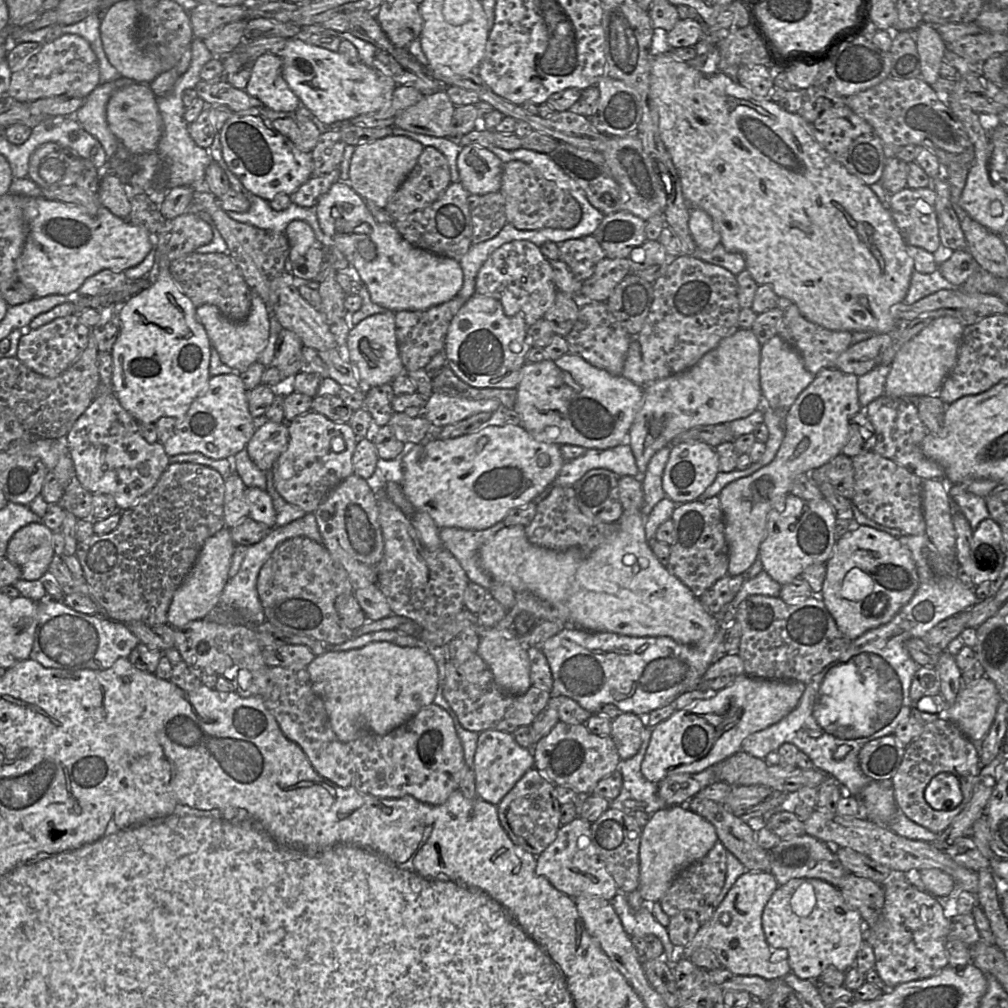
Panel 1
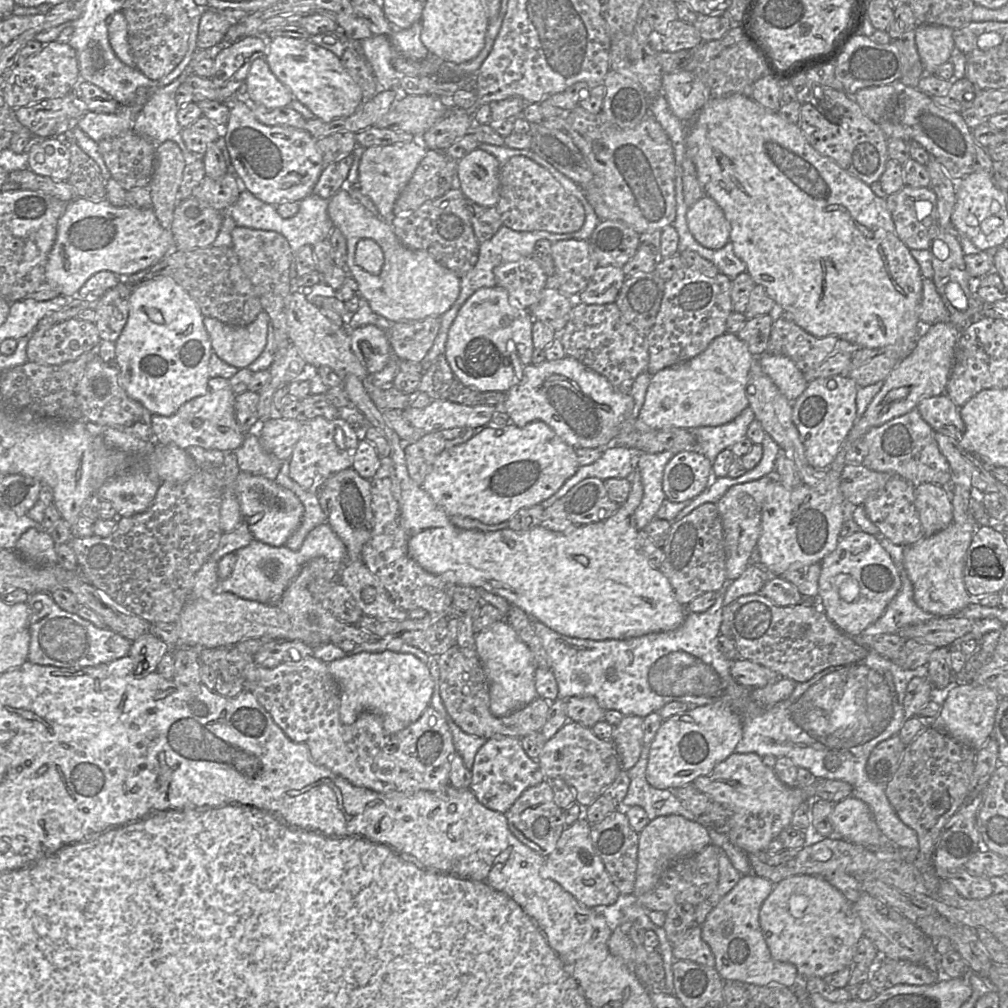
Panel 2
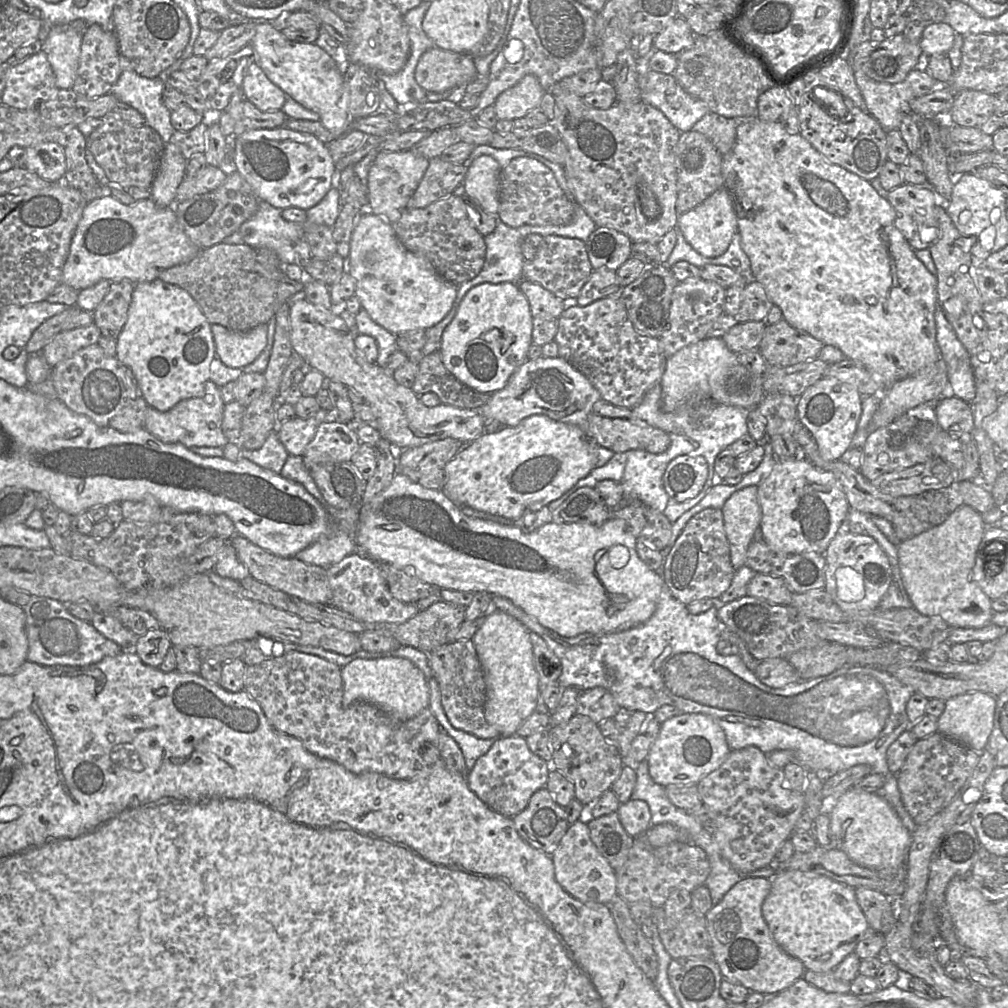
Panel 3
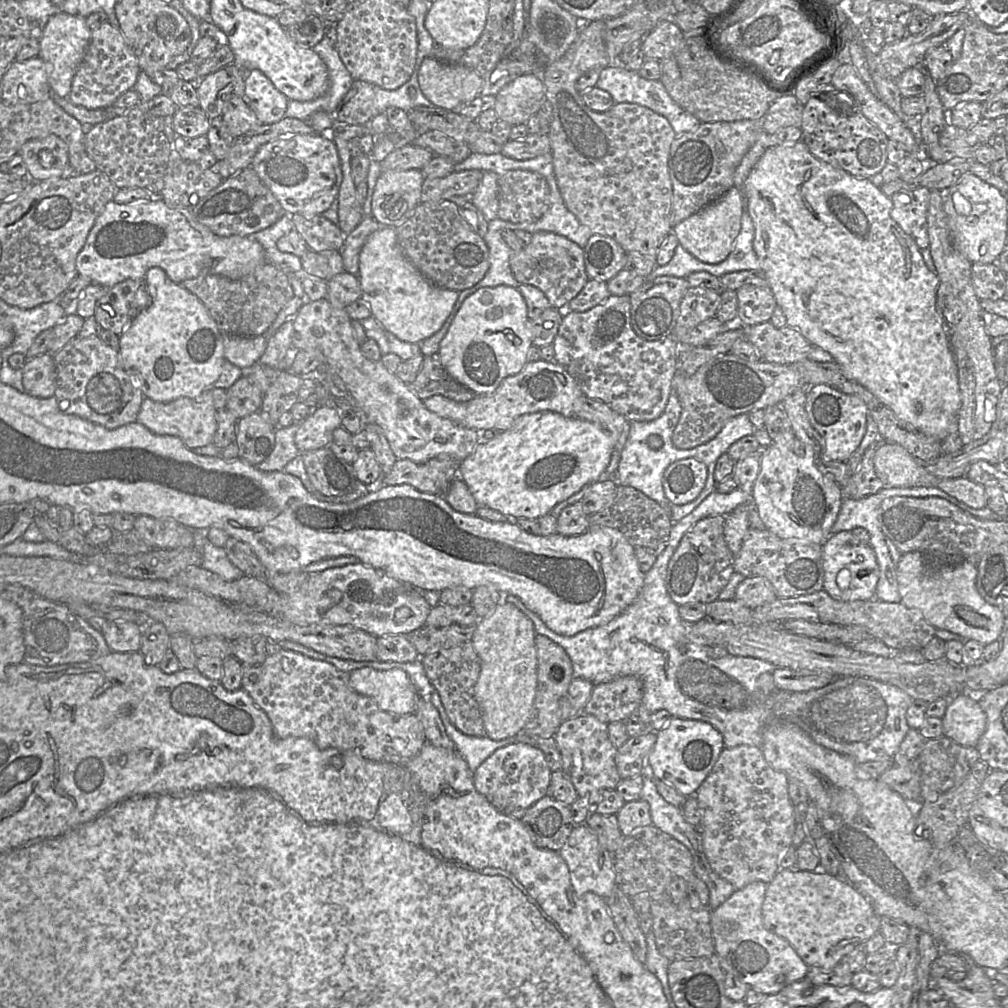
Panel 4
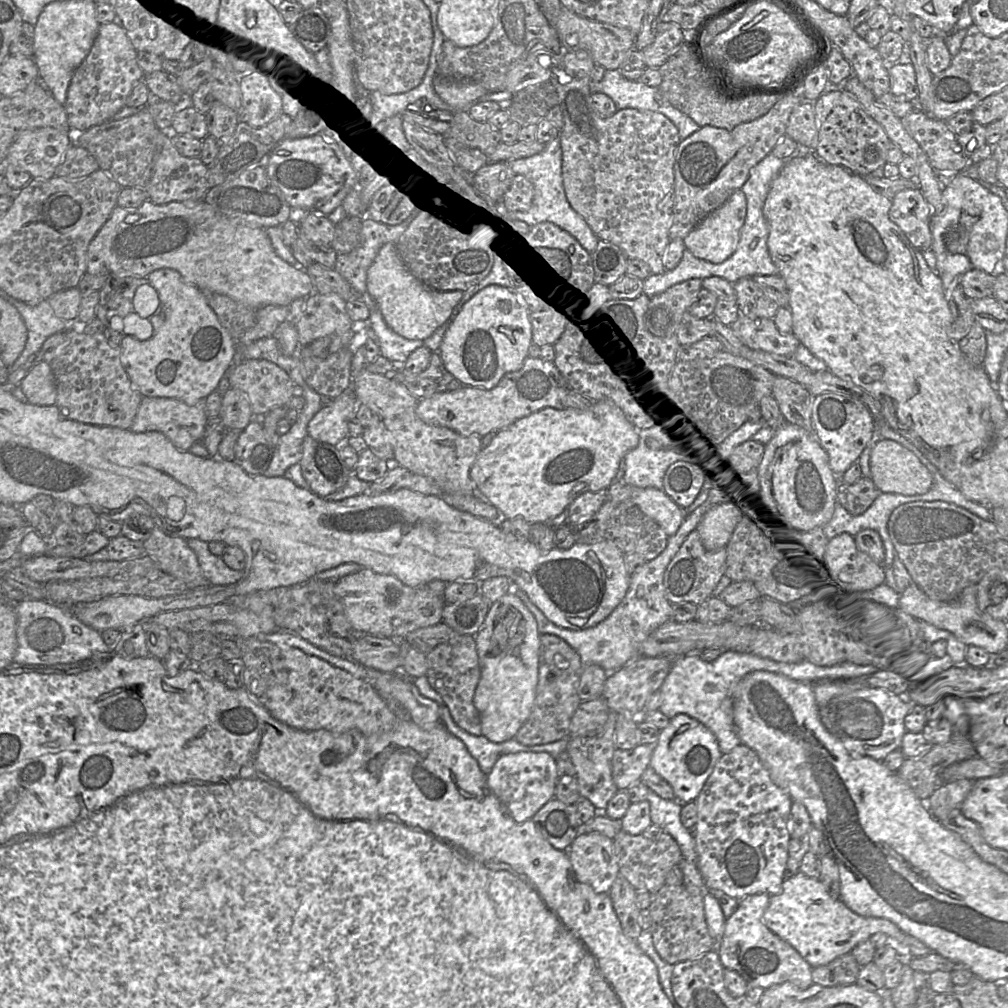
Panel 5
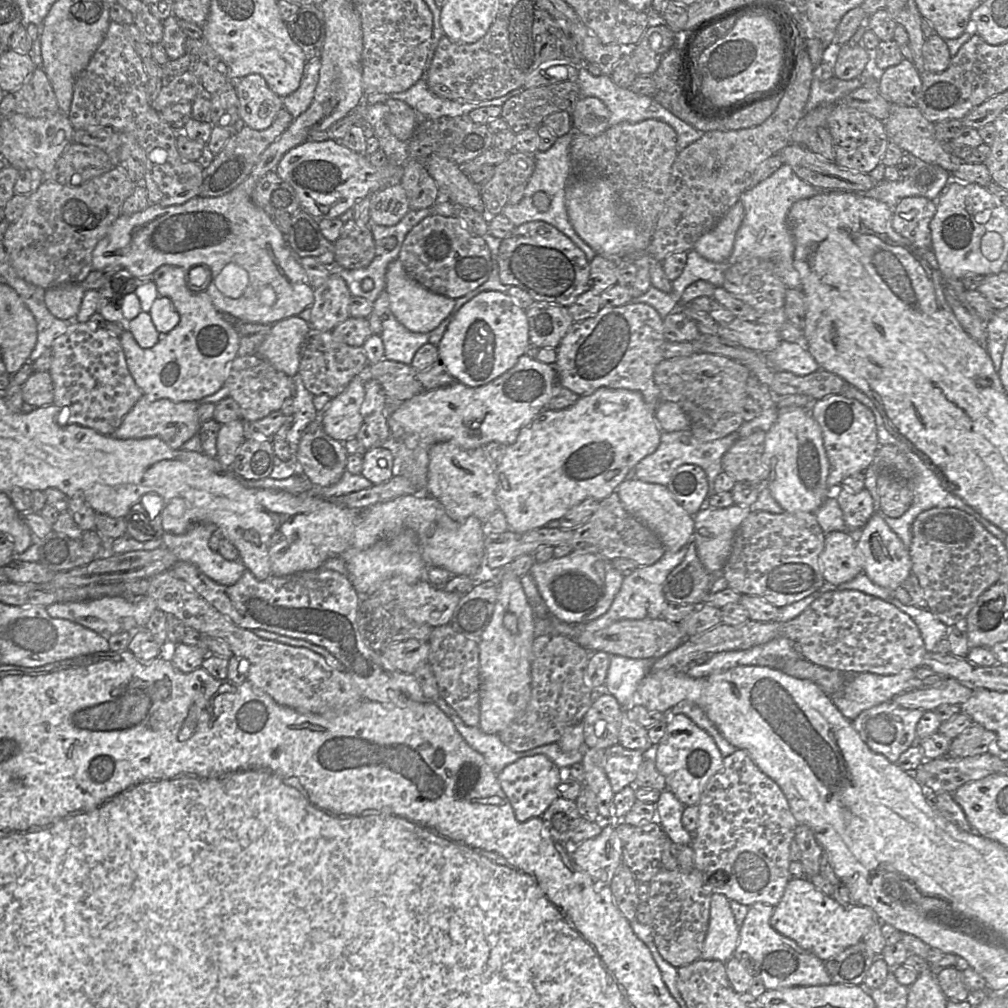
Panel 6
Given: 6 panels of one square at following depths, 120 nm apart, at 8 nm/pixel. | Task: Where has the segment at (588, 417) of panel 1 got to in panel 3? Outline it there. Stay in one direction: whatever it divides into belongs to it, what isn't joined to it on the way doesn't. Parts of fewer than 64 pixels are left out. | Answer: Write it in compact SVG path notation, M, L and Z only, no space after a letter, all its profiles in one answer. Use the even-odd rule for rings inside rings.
M542 356L535 360L527 359L510 377L504 388L491 394L488 402L479 411L486 421L498 421L504 427L515 427L532 415L545 415L553 420L585 429L588 415L593 405L599 400L601 396L596 388L566 360L558 356L556 358Z

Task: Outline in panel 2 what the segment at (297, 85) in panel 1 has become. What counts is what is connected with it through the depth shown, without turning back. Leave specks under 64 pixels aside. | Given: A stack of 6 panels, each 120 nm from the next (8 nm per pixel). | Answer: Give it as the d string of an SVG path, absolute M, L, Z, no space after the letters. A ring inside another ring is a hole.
M268 39L265 60L272 73L292 92L294 98L306 106L315 118L325 123L349 117L363 103L362 91L344 68L341 59L309 39Z

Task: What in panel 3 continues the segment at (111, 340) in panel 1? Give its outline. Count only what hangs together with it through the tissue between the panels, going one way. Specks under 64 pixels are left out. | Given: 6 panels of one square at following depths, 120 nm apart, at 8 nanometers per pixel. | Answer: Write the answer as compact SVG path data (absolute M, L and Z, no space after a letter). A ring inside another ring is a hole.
M128 280L110 283L107 294L93 312L101 335L117 340L128 319L134 287Z

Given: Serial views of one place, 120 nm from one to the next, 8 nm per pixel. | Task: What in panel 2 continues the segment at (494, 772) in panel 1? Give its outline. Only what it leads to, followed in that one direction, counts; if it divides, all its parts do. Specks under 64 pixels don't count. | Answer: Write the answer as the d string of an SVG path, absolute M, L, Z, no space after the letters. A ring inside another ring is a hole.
M496 736L487 739L478 750L472 772L470 790L485 807L506 813L529 787L545 780L538 761L530 758L521 746L520 738Z

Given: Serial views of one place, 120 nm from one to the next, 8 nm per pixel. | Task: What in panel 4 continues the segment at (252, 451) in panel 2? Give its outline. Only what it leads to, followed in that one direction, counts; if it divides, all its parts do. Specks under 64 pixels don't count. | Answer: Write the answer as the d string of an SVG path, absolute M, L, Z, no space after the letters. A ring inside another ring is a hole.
M301 422L289 427L277 427L275 447L266 460L257 467L264 472L284 471L286 465L300 454L295 444L295 434Z

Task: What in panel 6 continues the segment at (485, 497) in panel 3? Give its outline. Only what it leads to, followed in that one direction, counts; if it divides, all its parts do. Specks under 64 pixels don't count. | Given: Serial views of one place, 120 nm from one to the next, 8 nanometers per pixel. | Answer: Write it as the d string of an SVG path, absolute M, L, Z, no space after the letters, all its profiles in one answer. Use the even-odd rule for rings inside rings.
M600 388L590 394L580 396L580 398L570 407L560 410L545 409L538 414L532 422L522 428L516 441L506 446L502 459L495 469L497 487L496 501L498 508L506 517L509 529L516 533L525 533L530 530L542 528L549 522L561 519L573 506L586 498L593 498L602 501L613 493L618 485L626 479L628 472L637 465L643 458L655 452L660 444L662 429L655 417L655 408L645 402L639 392L627 389Z

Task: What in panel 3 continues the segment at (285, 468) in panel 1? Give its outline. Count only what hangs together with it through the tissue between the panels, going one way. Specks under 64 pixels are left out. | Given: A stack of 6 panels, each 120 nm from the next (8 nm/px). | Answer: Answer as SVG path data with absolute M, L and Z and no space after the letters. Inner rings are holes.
M340 421L323 422L302 456L310 470L314 465L352 461L360 448L355 425Z

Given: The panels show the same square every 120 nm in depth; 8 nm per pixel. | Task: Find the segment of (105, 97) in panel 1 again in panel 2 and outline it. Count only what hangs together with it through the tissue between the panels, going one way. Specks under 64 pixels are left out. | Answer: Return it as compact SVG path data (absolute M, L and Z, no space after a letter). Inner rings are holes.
M141 90L134 103L126 106L120 105L115 113L86 112L77 126L97 143L131 130L141 107L152 90Z

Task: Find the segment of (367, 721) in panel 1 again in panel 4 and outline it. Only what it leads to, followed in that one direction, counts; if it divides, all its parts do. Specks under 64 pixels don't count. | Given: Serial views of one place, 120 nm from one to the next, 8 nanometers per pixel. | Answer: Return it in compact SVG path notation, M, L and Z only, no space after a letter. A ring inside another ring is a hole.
M372 667L358 668L349 672L349 684L358 693L374 699L379 707L387 712L404 715L416 711L419 696L409 675L400 668L385 670Z

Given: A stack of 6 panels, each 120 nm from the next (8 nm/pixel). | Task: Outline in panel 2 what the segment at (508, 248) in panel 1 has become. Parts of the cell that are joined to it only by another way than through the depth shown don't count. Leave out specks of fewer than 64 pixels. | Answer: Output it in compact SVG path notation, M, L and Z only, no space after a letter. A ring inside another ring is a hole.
M533 256L495 267L494 276L496 286L508 292L513 306L528 311L539 301L547 281L547 275Z

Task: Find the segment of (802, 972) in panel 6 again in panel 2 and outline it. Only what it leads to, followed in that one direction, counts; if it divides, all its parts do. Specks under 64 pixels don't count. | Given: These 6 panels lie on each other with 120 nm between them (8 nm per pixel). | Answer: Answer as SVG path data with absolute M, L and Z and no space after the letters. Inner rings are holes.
M742 875L739 882L713 907L705 922L700 925L702 939L714 955L715 969L725 982L760 986L782 984L788 988L799 984L801 977L797 968L771 956L760 926L760 909L773 887L774 884L764 877Z

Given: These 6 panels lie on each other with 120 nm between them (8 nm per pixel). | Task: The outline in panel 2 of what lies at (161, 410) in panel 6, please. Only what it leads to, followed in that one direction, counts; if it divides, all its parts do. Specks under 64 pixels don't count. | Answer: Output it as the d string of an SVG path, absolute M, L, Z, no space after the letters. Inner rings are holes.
M223 377L210 378L206 392L185 404L171 416L152 415L154 441L161 445L174 444L186 450L192 446L204 449L217 449L223 452L238 449L247 433L242 432L236 419L236 395L231 389L230 380Z

